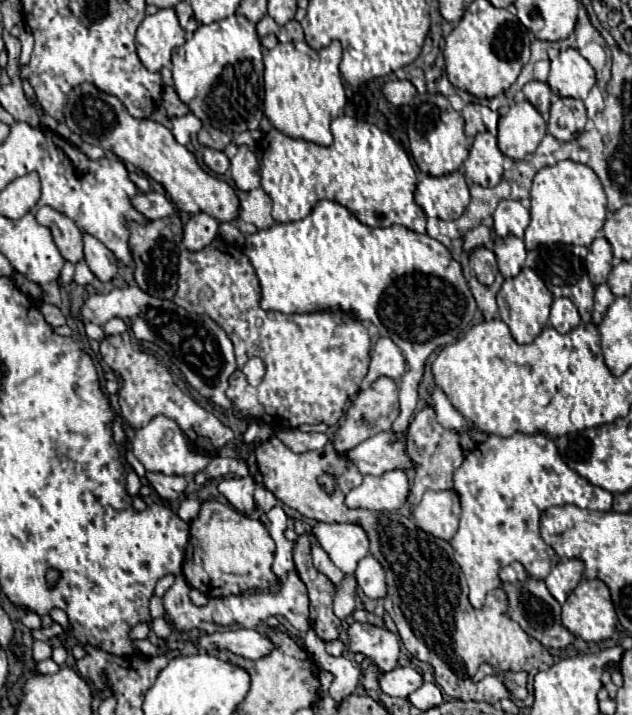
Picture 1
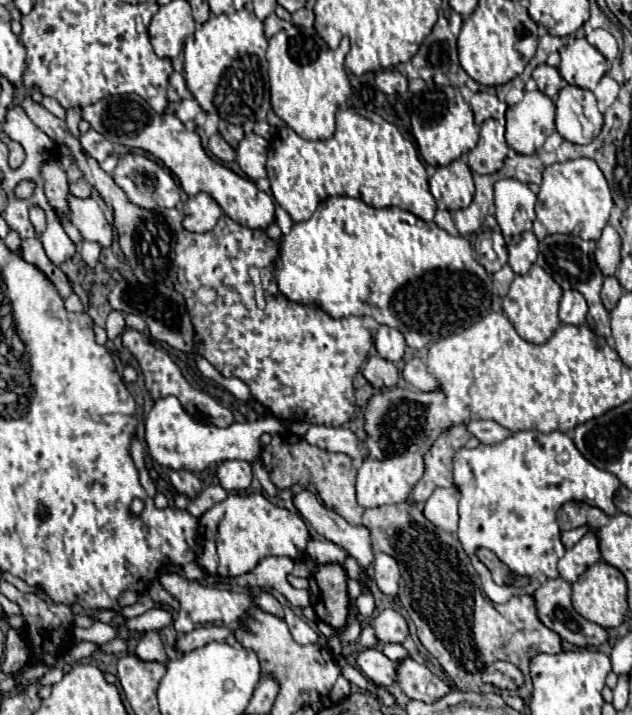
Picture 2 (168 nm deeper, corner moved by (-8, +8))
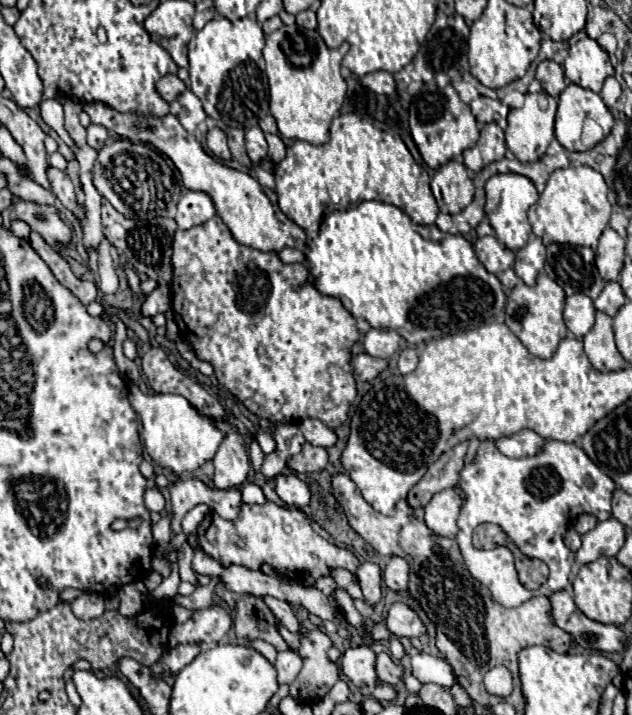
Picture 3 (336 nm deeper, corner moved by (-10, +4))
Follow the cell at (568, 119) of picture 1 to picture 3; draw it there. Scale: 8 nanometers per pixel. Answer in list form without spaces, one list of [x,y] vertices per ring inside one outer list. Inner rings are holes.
[[[568,84],[564,88],[564,92],[560,94],[560,100],[558,100],[556,126],[554,126],[556,140],[566,150],[576,150],[576,152],[590,150],[582,142],[582,128],[584,128],[586,116],[588,116],[586,90],[576,86],[576,84]]]

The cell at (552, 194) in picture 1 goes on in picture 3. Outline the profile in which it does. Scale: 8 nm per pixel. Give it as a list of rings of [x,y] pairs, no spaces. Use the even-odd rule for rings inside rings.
[[[572,166],[566,170],[556,170],[550,174],[544,192],[538,202],[528,210],[528,220],[532,224],[532,232],[544,240],[544,244],[574,244],[574,246],[590,246],[596,250],[598,238],[610,220],[610,202],[606,198],[608,186],[600,172],[588,166]]]

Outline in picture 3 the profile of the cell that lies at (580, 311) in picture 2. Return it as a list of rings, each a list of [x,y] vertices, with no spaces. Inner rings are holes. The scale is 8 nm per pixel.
[[[572,294],[566,298],[564,324],[576,336],[582,338],[594,324],[594,304],[586,294]]]

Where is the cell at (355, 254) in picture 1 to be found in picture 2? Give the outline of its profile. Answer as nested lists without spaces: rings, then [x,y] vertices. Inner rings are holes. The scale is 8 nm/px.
[[[338,196],[338,198],[326,198],[316,212],[312,214],[310,220],[306,222],[298,222],[292,226],[290,234],[282,238],[280,244],[280,256],[274,262],[274,272],[278,278],[278,288],[280,292],[292,300],[292,302],[300,302],[300,304],[318,304],[324,312],[328,312],[332,318],[346,318],[346,316],[372,316],[378,324],[386,324],[390,328],[398,328],[402,332],[402,336],[406,338],[406,344],[410,348],[424,348],[434,340],[440,340],[442,336],[450,336],[456,332],[462,332],[464,328],[468,328],[470,324],[478,322],[484,314],[490,312],[492,306],[492,294],[494,294],[494,284],[492,278],[488,276],[488,272],[474,260],[472,256],[472,246],[466,238],[462,236],[452,236],[446,230],[438,228],[434,222],[424,222],[420,218],[414,220],[414,214],[410,214],[408,210],[402,208],[374,208],[366,202],[362,202],[360,198],[350,198],[350,196]]]

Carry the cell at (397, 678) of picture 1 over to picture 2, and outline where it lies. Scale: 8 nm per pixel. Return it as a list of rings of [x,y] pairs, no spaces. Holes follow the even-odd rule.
[[[368,648],[356,656],[356,666],[378,686],[390,686],[394,682],[394,664],[380,650]]]

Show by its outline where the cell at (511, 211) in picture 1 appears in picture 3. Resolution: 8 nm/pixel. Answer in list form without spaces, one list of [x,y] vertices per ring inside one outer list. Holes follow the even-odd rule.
[[[498,174],[486,182],[486,216],[496,232],[496,238],[510,250],[518,250],[526,244],[532,228],[528,222],[528,208],[538,200],[534,184],[520,174]]]

